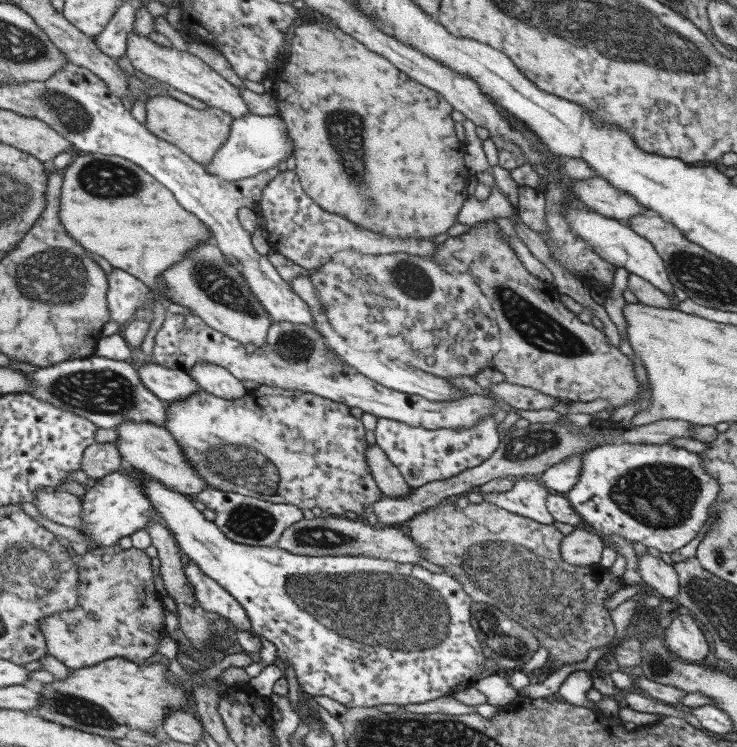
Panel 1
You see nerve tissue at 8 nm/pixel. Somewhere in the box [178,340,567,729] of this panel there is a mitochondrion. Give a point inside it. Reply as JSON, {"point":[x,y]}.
{"point":[392,614]}

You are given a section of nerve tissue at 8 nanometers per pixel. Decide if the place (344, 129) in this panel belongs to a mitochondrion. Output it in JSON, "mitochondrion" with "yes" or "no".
{"mitochondrion":"yes"}

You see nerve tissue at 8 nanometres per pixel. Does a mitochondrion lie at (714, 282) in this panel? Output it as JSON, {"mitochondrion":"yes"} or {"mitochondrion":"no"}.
{"mitochondrion":"yes"}

